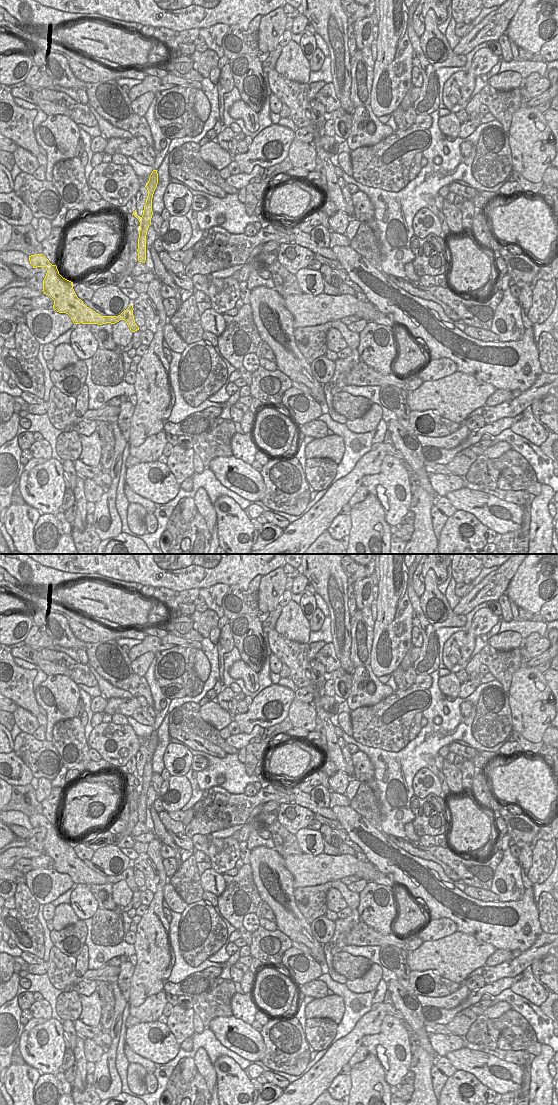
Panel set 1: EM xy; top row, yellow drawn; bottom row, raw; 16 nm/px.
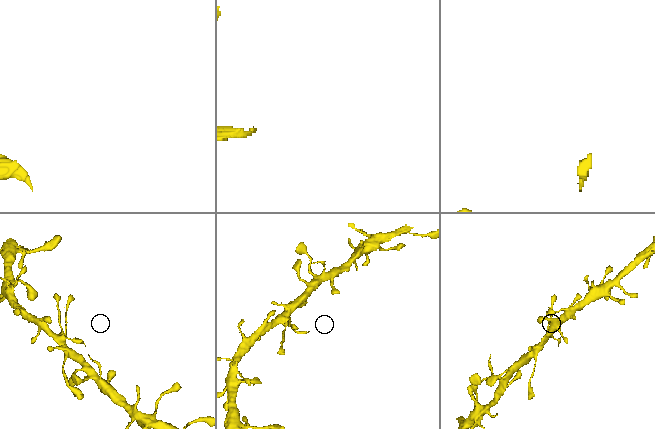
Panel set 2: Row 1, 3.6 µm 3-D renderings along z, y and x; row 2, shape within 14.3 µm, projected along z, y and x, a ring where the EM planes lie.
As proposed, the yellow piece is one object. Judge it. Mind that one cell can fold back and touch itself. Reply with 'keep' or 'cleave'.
keep

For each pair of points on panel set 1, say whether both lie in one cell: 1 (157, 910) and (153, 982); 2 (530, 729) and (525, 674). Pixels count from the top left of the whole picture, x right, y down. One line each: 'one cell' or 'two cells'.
1: one cell
2: one cell

